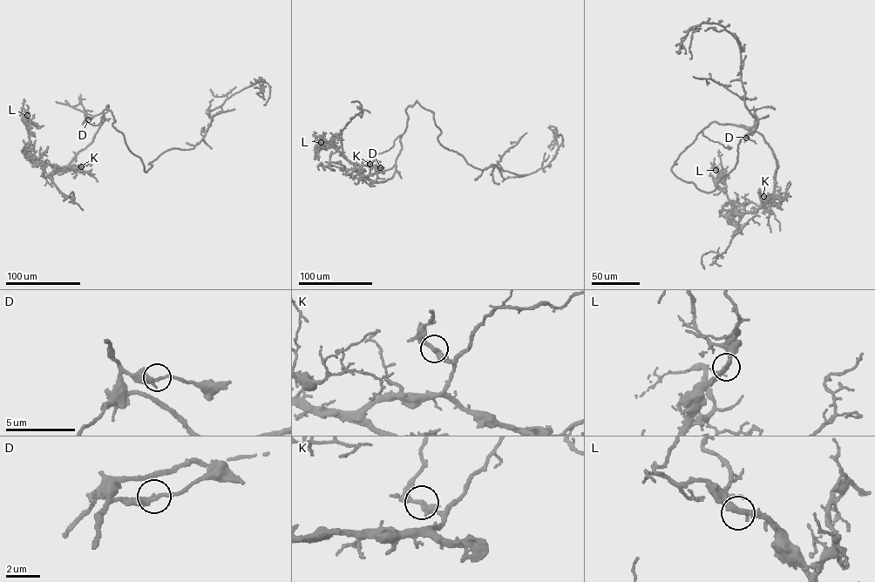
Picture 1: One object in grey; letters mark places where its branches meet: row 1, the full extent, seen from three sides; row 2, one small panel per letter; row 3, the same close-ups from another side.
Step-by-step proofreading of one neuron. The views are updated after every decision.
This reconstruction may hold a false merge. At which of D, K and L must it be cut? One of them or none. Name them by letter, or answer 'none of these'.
K

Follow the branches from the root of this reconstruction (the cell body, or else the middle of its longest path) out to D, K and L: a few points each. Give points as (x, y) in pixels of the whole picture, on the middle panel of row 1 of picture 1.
D: (417, 102), (405, 110), (407, 126), (401, 137), (402, 149), (395, 164), (385, 170), (380, 167)
K: (417, 102), (405, 110), (407, 126), (393, 176), (371, 181), (357, 170), (369, 164)
L: (417, 102), (405, 110), (407, 126), (395, 172), (383, 181), (360, 174), (337, 150), (318, 145), (321, 142)

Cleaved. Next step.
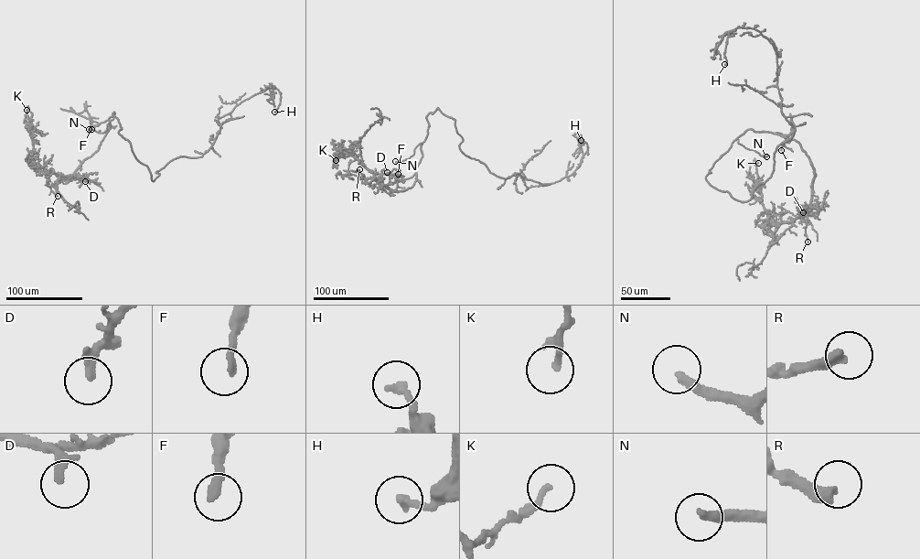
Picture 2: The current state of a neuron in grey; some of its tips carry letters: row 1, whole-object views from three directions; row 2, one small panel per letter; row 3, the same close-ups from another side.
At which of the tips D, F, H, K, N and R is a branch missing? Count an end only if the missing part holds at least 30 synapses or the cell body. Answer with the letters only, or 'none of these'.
D, F, N

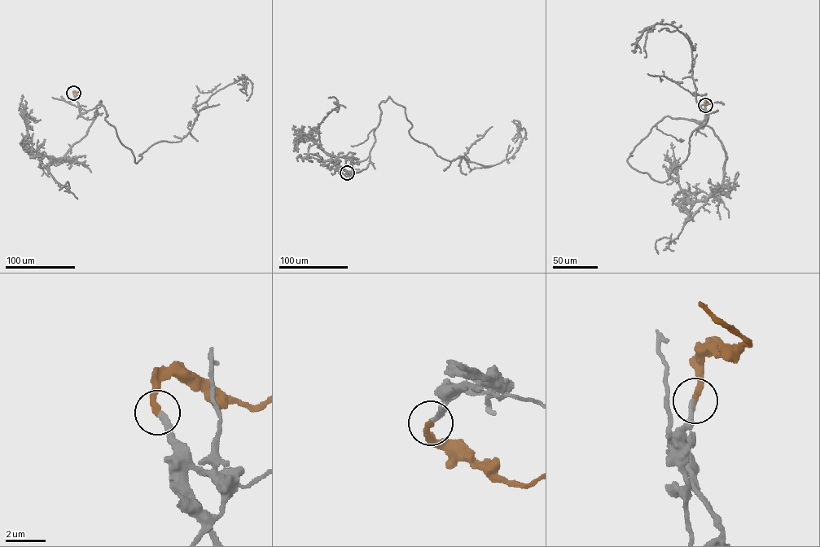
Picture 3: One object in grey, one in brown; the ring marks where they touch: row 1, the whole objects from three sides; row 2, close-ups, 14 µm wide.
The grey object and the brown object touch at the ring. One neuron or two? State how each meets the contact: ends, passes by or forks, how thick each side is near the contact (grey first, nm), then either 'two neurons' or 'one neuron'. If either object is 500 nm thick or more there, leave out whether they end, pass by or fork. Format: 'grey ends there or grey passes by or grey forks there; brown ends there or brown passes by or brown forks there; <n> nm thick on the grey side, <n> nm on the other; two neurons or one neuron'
grey ends there; brown ends there; 260 nm thick on the grey side, 280 nm on the other; one neuron

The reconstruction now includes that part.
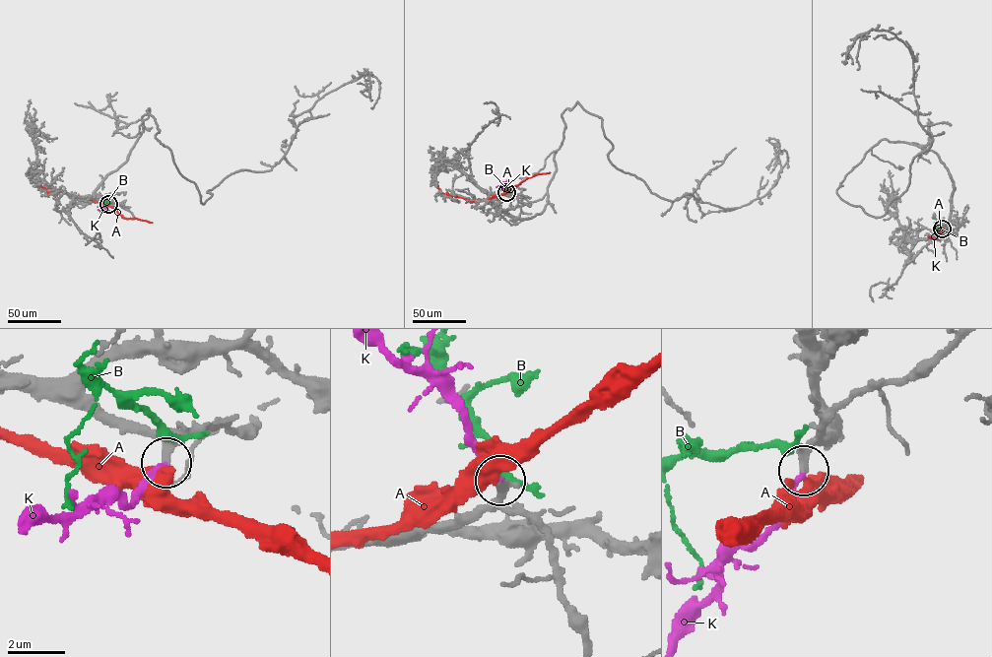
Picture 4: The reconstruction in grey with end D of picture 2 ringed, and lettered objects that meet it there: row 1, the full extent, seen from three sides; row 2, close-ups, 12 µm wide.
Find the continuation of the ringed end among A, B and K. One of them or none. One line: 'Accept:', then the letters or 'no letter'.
Accept: K

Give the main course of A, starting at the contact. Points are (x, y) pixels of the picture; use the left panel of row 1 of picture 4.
A: (107, 204), (55, 191), (36, 182)

